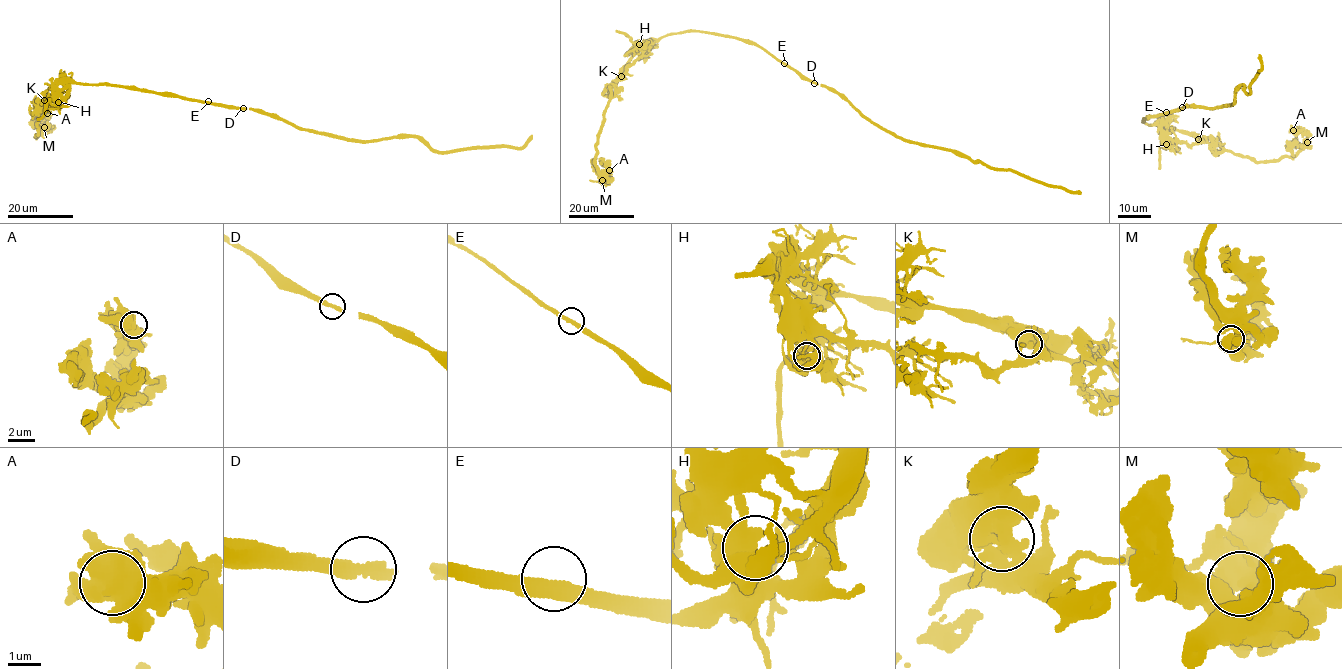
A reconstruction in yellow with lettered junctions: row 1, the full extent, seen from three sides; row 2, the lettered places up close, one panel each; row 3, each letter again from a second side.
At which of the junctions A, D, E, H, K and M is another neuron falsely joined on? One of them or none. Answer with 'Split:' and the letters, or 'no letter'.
Split: K

